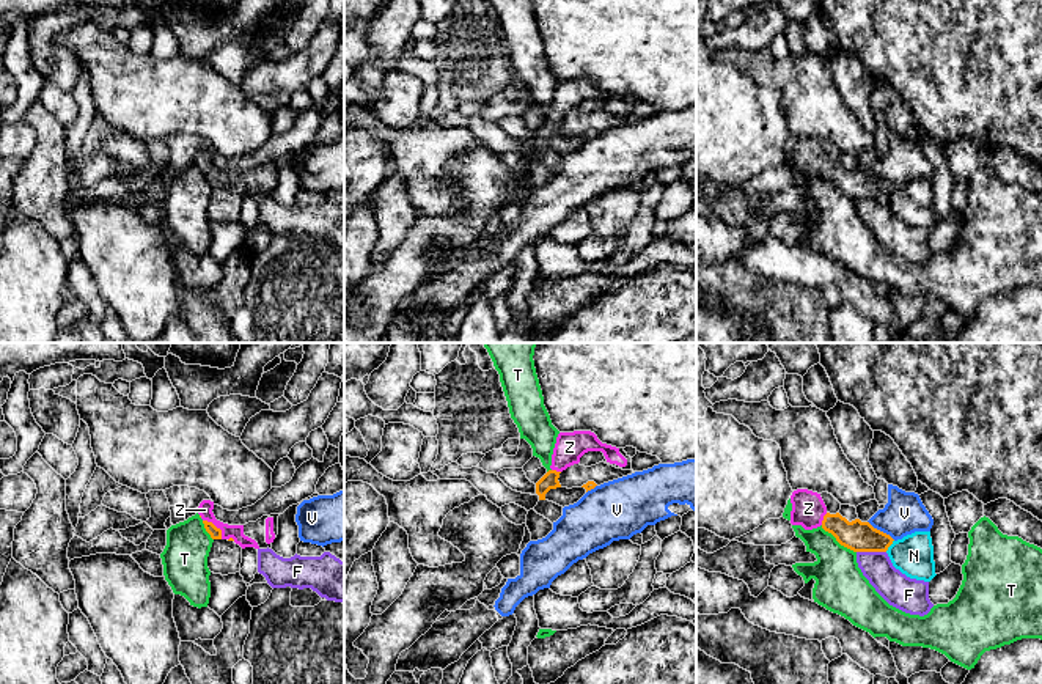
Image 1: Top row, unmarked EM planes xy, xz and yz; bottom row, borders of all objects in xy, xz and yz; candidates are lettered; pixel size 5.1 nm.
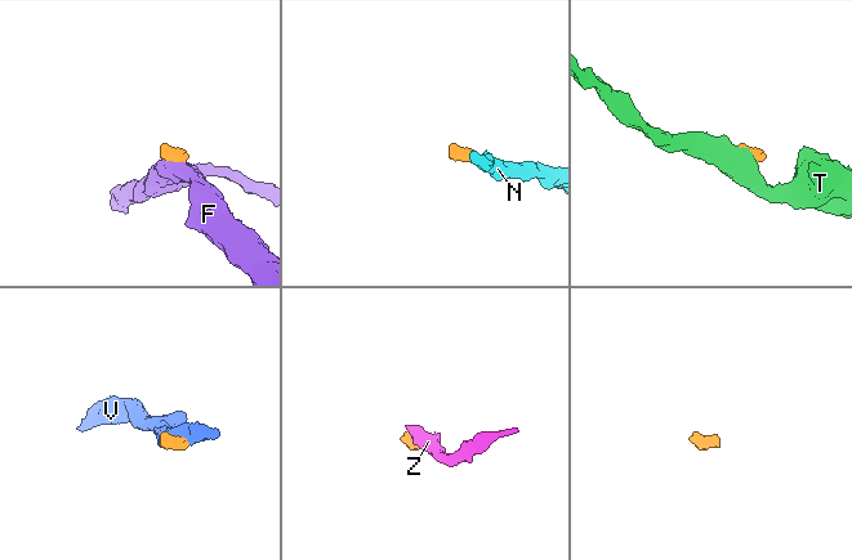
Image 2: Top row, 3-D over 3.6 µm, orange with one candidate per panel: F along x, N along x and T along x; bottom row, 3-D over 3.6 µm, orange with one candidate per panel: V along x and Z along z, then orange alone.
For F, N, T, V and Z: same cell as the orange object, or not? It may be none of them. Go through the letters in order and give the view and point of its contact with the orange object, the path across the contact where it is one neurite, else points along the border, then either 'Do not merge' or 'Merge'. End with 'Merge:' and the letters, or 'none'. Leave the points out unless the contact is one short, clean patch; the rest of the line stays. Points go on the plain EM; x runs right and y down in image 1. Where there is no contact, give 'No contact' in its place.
F: Touches orange at yz (871, 198). Boundary: yz (857, 198), (885, 200). Do not merge
N: Touches orange at yz (890, 192). Boundary: yz (893, 187), (885, 198). Do not merge
T: Touches orange at yz (838, 189). Boundary: yz (821, 173), (841, 192), (855, 200). Do not merge
V: Touches orange at yz (882, 180). Boundary: yz (868, 169), (895, 187). Do not merge
Z: Touches orange at xy (214, 173). Path across: xy (216, 181), (214, 173), (205, 158). Merge
Merge: Z

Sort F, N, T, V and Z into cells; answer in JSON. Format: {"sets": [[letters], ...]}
{"sets": [["F"], ["N"], ["T"], ["V"], ["Z"]]}

